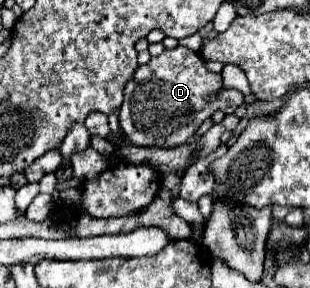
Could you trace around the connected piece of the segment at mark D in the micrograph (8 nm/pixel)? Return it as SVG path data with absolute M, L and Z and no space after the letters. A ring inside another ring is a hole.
M178 45L176 49L166 49L162 55L152 57L150 63L140 65L132 79L126 83L124 89L124 103L120 107L120 127L124 131L124 137L138 147L178 147L184 145L204 123L210 119L210 115L216 109L222 109L224 113L234 113L242 105L242 93L236 89L226 89L222 85L222 75L212 73L206 69L204 61L198 53L190 51L188 47Z

